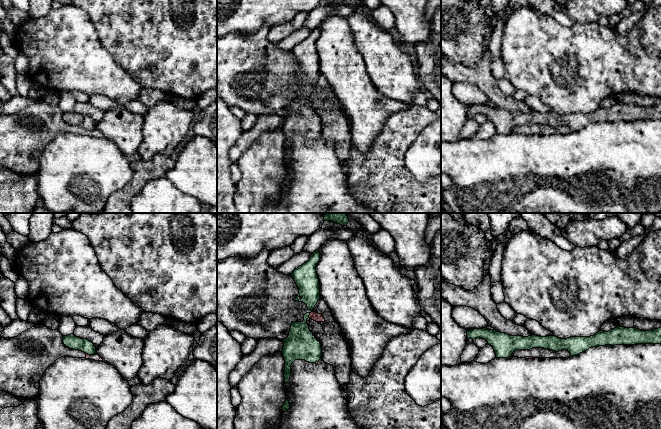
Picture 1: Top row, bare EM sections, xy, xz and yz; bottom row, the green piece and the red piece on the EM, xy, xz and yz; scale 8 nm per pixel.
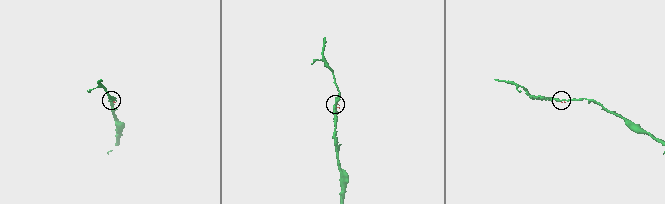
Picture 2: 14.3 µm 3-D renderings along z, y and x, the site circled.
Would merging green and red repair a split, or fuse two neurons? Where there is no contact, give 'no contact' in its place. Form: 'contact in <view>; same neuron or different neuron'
contact in xz; different neuron

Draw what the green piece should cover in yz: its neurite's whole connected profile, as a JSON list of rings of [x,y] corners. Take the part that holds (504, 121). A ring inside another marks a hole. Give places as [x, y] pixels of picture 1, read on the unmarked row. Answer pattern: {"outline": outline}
{"outline": [[[618,102],[608,108],[600,106],[590,113],[571,113],[567,115],[556,112],[511,112],[496,106],[483,104],[467,107],[467,114],[473,116],[477,114],[485,115],[493,123],[496,134],[508,134],[515,127],[532,124],[550,125],[555,128],[567,126],[571,132],[577,132],[591,123],[661,120],[661,103],[650,107],[642,107],[636,104]]]}

